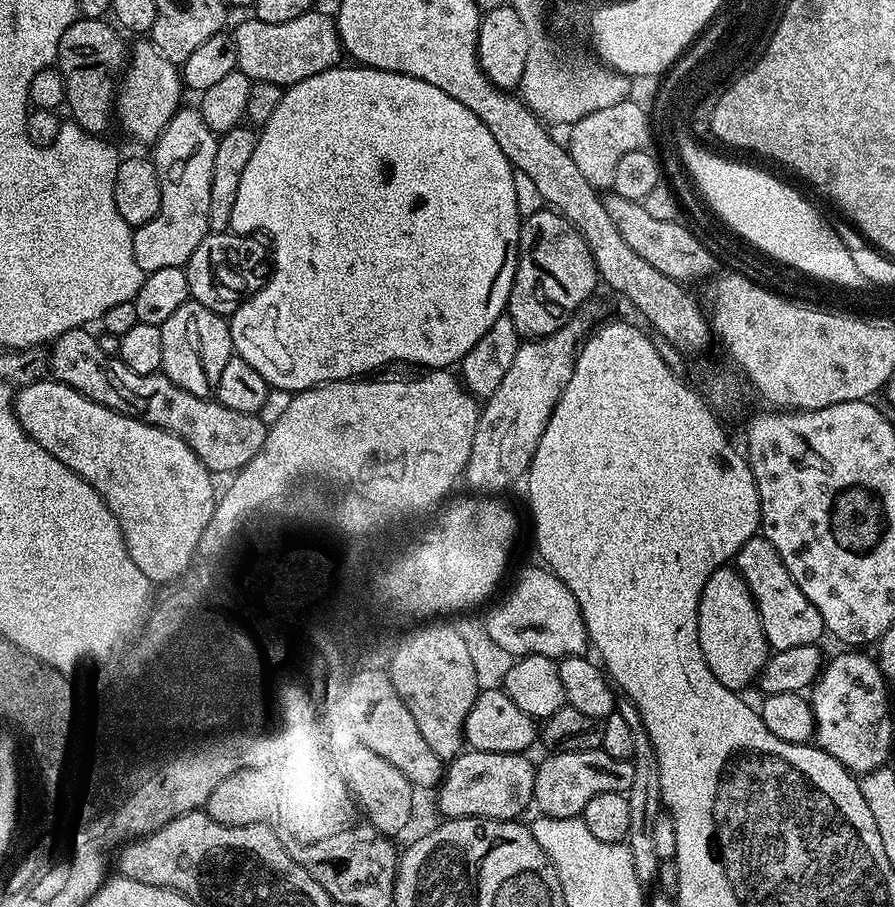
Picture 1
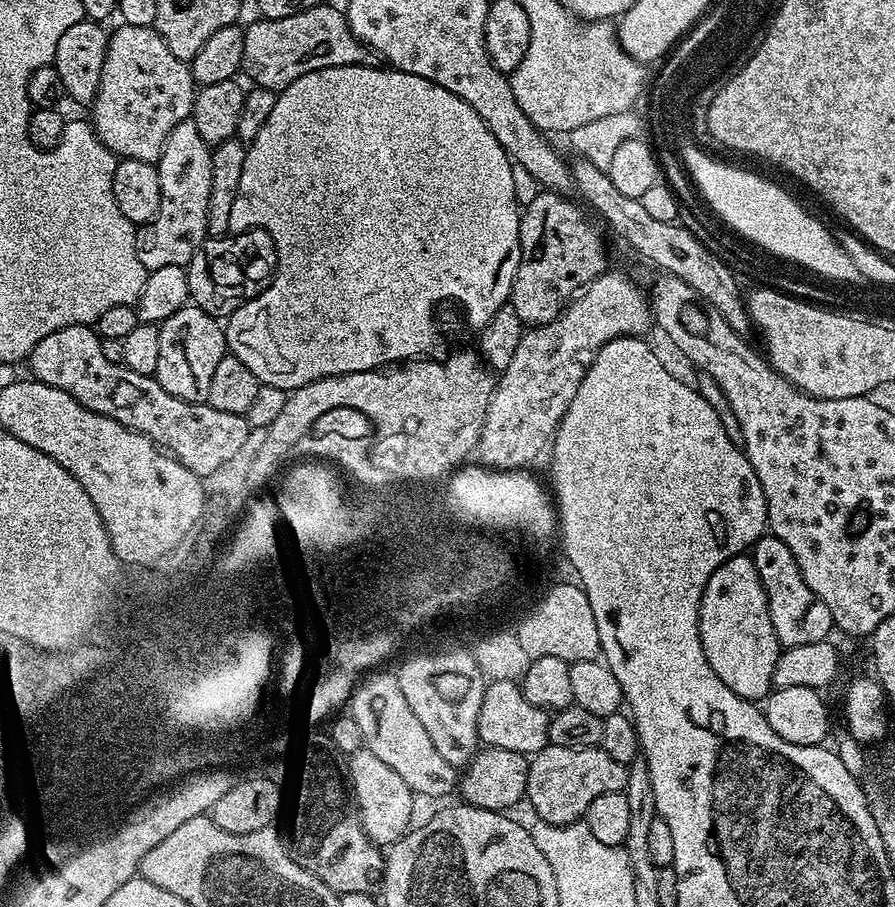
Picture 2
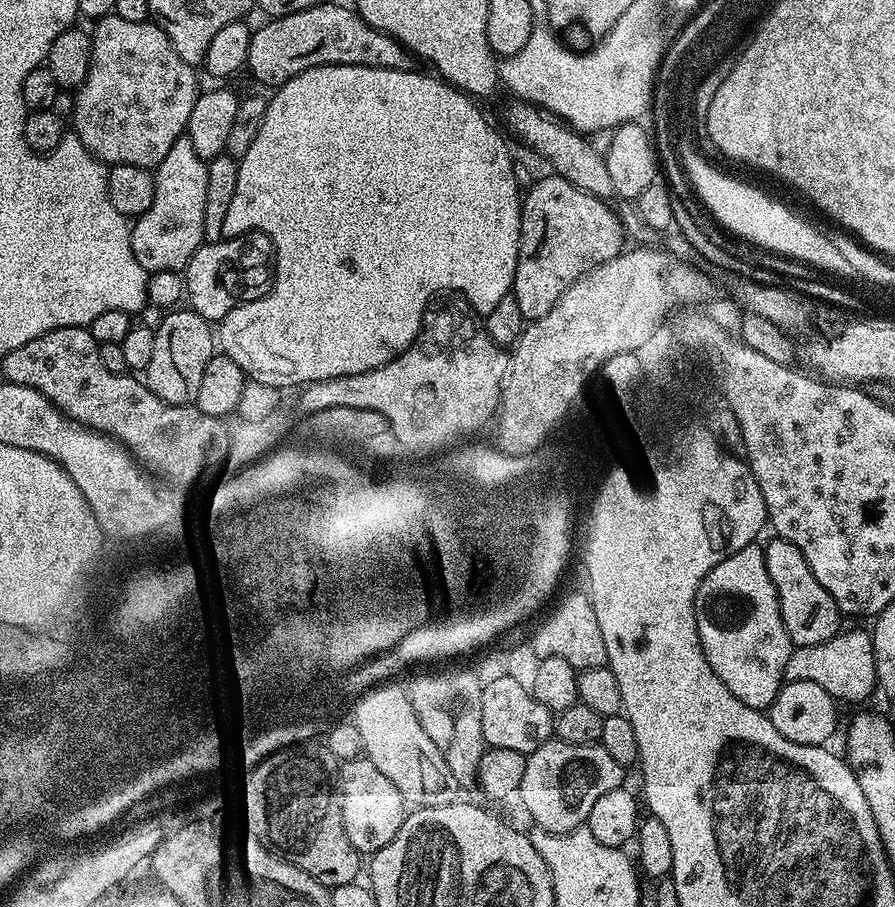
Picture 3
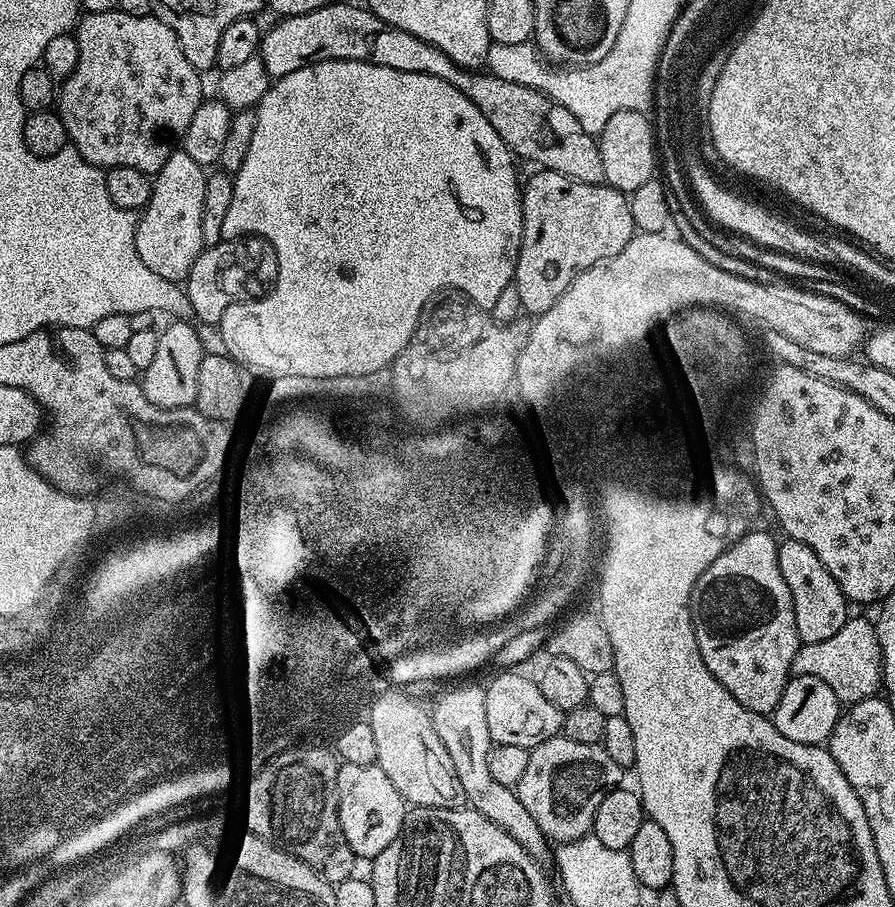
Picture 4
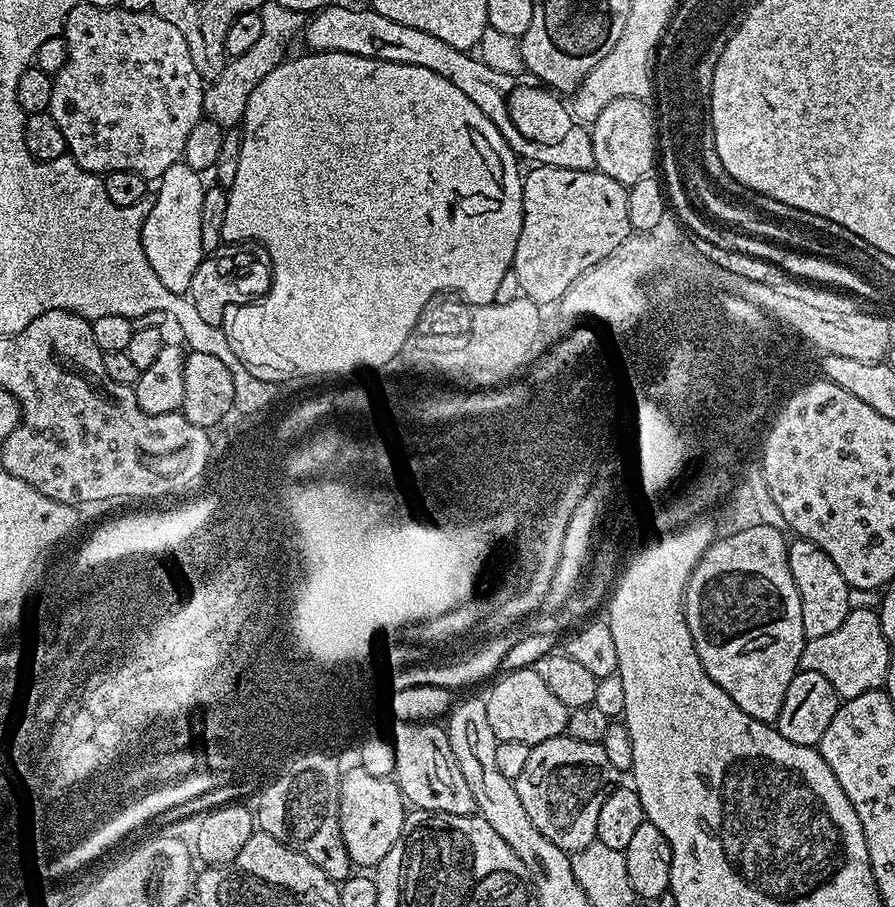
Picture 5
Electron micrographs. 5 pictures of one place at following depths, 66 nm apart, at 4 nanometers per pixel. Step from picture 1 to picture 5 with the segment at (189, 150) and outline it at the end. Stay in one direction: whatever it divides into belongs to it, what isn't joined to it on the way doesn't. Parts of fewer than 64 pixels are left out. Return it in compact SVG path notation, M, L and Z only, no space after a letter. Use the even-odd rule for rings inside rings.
M186 163L175 164L162 174L154 188L154 199L150 206L150 214L146 214L146 222L142 226L142 250L146 254L146 262L150 262L150 270L158 274L162 286L166 290L187 293L194 282L194 274L206 255L202 246L202 198L204 197L205 181L201 173L195 172Z

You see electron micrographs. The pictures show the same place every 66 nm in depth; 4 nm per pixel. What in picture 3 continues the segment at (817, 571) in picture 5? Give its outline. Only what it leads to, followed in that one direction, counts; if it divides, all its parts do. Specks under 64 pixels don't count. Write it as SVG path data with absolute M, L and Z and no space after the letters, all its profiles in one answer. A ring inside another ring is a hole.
M772 538L769 544L763 545L766 558L766 570L770 570L770 582L778 590L778 602L782 610L782 622L786 626L786 634L792 639L795 647L818 646L841 631L842 613L840 607L830 598L830 590L814 578L814 570L806 564L802 550L794 546L794 542Z

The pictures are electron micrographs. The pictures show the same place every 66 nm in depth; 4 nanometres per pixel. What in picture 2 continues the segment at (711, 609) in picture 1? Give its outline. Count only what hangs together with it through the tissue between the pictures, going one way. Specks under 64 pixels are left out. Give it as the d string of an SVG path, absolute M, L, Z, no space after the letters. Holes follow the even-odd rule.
M741 554L730 558L714 570L710 582L706 582L704 593L700 599L700 637L702 650L706 650L706 662L714 669L714 674L734 690L744 700L760 702L773 691L772 679L774 666L781 654L778 634L774 634L774 622L770 622L770 610L766 590L758 578L758 570L754 566L751 555Z

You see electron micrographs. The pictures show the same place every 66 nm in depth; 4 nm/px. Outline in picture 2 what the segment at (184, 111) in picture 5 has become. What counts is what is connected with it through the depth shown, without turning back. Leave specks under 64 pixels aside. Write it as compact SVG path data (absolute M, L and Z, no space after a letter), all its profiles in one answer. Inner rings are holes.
M120 24L108 37L98 90L90 105L91 131L116 157L156 164L170 130L191 117L197 91L191 67L174 58L155 27Z

